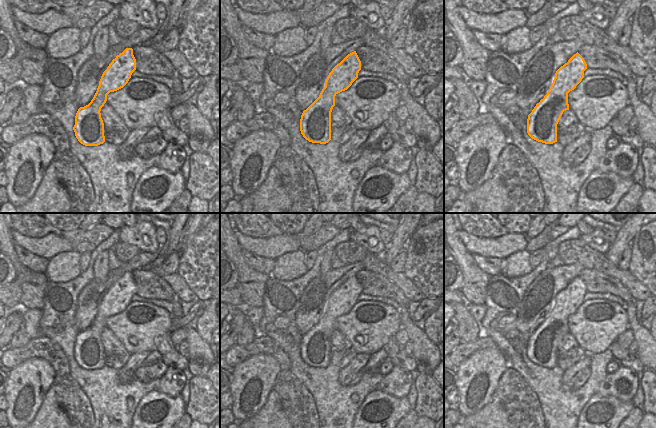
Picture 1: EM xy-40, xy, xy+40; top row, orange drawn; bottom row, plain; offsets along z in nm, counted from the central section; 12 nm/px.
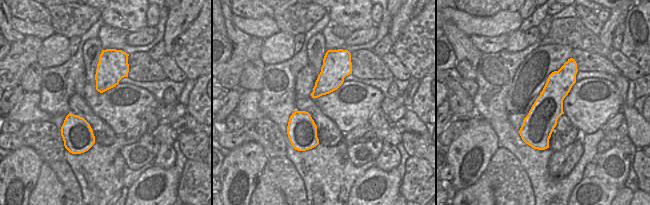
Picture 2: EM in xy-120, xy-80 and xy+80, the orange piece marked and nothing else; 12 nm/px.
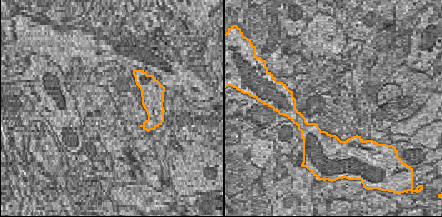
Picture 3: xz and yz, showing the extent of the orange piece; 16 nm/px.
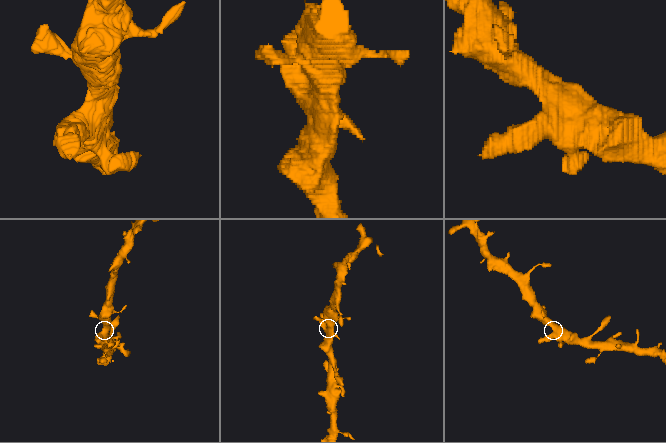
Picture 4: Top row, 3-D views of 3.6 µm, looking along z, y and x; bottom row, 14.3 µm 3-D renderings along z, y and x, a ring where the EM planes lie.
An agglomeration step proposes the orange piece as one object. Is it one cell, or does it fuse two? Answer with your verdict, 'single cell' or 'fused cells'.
single cell

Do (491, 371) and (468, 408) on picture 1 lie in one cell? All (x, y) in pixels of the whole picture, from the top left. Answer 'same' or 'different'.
same

